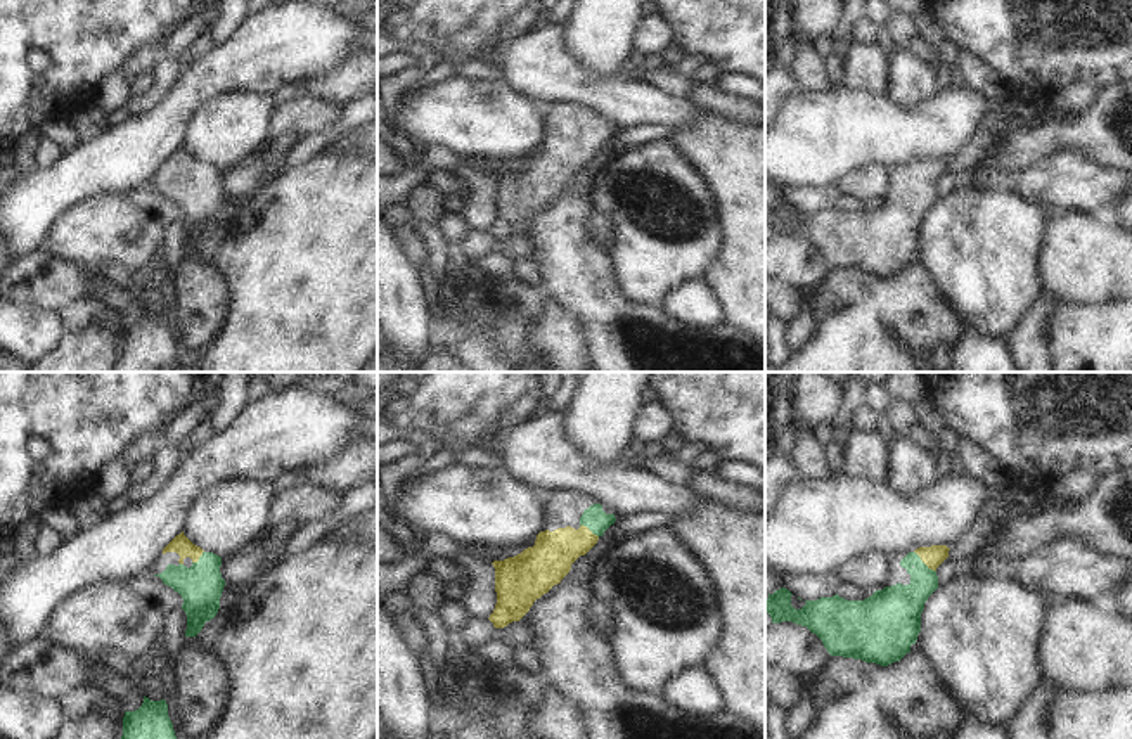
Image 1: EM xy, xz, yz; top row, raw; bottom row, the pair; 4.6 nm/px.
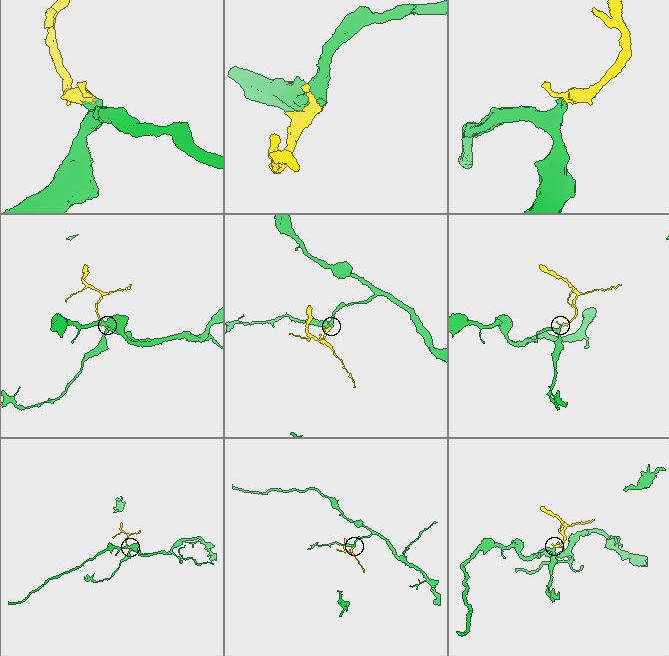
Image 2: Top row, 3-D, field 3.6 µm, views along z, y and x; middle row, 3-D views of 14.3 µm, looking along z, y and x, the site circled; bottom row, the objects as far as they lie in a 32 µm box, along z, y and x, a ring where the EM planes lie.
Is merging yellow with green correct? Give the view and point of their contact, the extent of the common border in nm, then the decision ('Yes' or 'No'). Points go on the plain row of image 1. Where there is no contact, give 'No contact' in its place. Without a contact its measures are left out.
Touches yellow at yz (925, 175). Shared border 140 nm. Yes.

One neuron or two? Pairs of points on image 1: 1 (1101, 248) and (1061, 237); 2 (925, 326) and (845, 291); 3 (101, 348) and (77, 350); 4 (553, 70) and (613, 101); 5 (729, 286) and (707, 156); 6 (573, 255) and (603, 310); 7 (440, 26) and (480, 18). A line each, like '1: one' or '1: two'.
1: one
2: one
3: one
4: one
5: one
6: one
7: one

